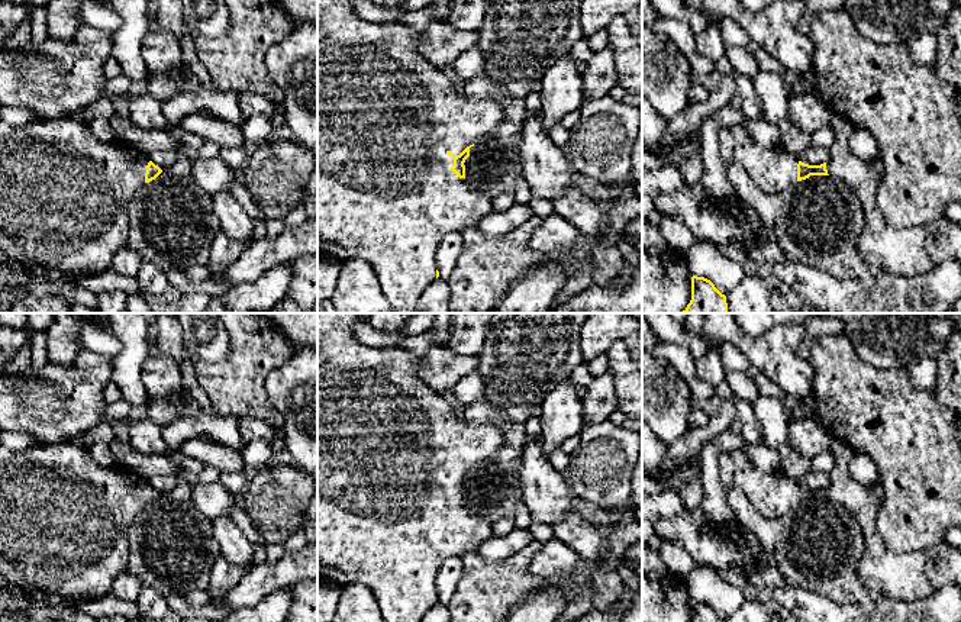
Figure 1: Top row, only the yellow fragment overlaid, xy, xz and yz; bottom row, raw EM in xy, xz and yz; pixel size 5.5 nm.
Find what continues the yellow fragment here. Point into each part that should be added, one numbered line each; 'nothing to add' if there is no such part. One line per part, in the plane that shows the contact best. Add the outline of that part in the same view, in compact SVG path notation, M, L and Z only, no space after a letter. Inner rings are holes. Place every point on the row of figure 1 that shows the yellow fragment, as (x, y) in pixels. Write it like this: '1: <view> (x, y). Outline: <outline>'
1: xz (386, 116). Outline: M317 0L317 254L325 254L333 257L338 261L348 260L364 260L374 270L380 287L393 306L396 313L413 313L417 297L420 293L436 278L436 248L446 233L462 232L464 229L478 226L483 219L486 219L493 212L493 199L481 191L473 190L465 178L459 178L452 170L454 158L459 155L467 146L481 142L484 138L490 136L496 128L502 123L504 107L502 103L491 99L468 99L457 88L457 86L442 72L441 68L436 68L430 64L417 49L419 45L419 32L413 28L397 22L367 22L354 14L354 1L355 0Z

